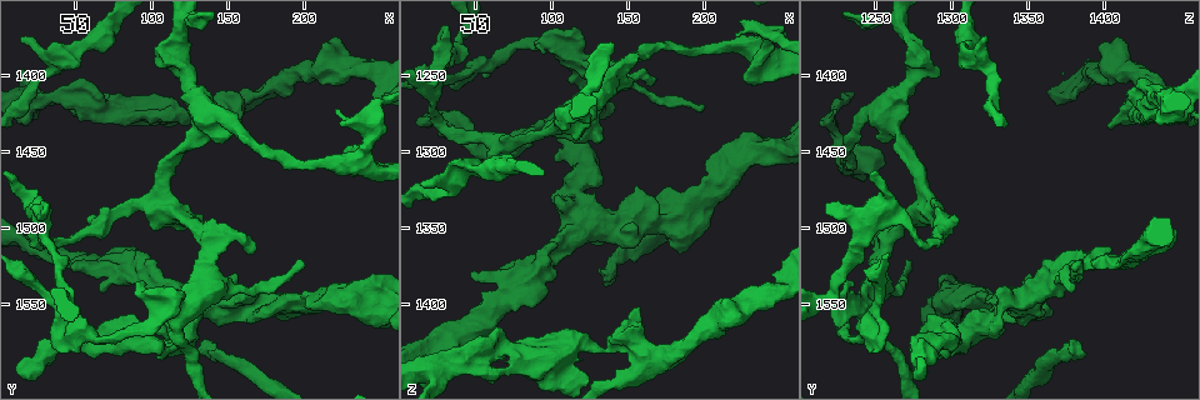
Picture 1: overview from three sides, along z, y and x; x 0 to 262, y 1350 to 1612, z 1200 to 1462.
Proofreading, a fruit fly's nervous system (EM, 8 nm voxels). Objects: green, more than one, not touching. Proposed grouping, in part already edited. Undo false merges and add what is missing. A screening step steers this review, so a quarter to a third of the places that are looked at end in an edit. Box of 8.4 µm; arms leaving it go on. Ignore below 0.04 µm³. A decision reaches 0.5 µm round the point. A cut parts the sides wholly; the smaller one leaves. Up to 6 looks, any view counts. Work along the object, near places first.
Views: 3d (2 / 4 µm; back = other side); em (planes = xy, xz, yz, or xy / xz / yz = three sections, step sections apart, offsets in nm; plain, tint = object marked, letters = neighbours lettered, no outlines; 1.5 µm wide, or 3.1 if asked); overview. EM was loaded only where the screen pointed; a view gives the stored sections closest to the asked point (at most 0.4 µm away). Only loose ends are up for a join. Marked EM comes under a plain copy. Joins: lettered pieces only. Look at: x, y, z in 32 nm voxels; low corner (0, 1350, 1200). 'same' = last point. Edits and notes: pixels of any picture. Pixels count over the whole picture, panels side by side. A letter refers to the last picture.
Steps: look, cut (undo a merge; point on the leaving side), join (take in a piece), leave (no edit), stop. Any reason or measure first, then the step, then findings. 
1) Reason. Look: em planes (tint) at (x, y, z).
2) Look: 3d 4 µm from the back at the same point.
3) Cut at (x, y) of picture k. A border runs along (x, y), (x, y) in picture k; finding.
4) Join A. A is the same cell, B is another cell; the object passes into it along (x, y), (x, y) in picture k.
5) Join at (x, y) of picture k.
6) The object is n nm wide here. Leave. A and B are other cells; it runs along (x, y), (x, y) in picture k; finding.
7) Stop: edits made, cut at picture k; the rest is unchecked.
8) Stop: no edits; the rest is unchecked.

Sudden change in width. Look: 3d 4 µm at (46, 1508, 1292).

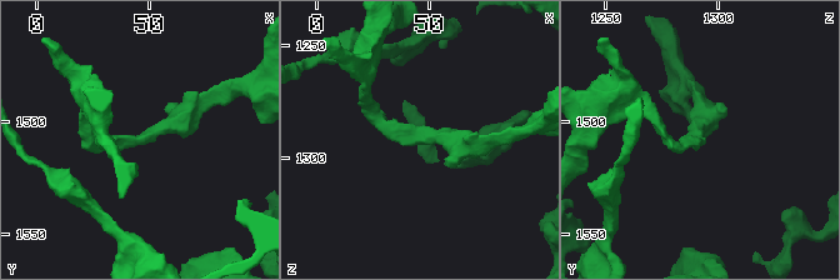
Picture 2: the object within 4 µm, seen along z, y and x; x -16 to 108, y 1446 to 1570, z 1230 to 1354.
Now the EM. Look: em planes (letters) at (45, 1509, 1290).

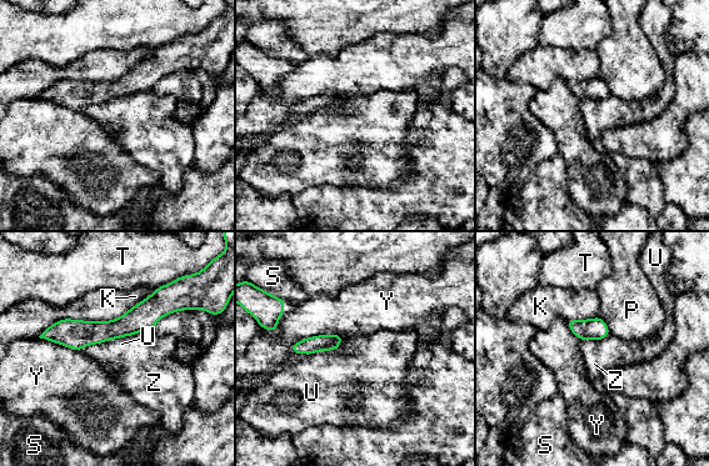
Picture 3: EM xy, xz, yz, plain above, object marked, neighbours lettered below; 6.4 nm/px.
Leave. K, P, S, T, U, Y and Z are other cells; a border runs along (133, 334), (88, 344), (81, 349) in picture 3; continuous, no second neuron.

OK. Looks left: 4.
Stops while still wide. Look: 3d 2 µm at (68, 1542, 1380).

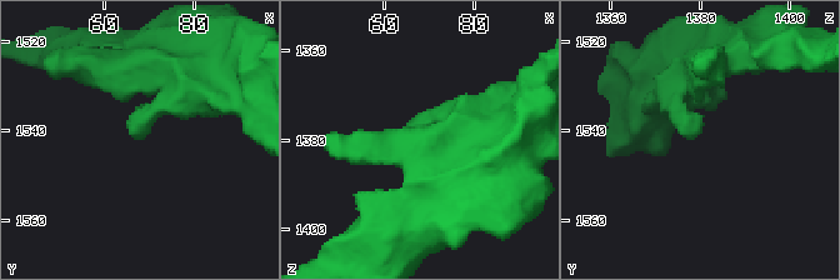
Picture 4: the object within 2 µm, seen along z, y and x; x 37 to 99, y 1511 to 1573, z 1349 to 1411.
Now the EM. Look: em xz step 8 (letters) at (66, 1541, 1379).

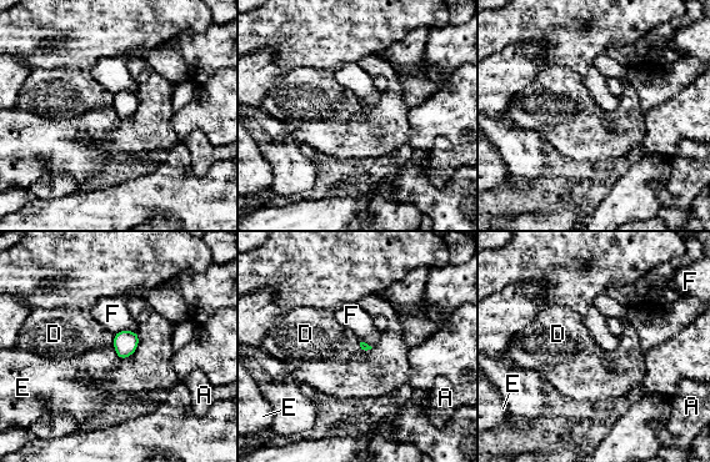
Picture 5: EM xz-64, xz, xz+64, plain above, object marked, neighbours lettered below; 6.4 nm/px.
Another direction. Look: em planes (letters) at the same point.

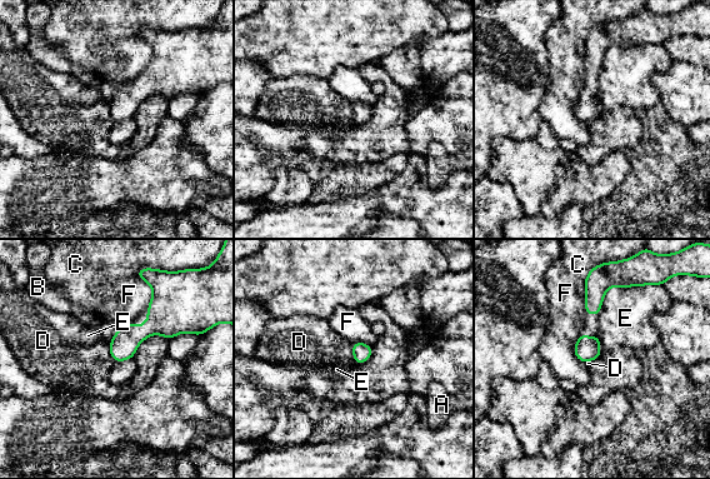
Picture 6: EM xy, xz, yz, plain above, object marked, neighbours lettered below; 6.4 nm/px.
Leave. A, B, C, D, E and F are other cells; a border runs along (108, 345), (114, 362) in picture 6; no lettered piece goes on from it.

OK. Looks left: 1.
Stop: no edits; the rest is unchecked.

